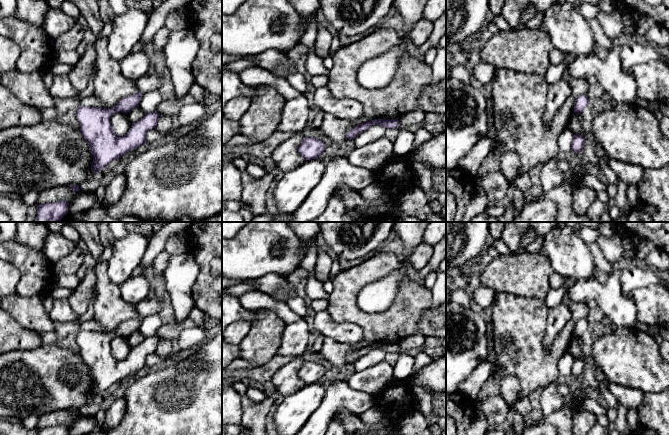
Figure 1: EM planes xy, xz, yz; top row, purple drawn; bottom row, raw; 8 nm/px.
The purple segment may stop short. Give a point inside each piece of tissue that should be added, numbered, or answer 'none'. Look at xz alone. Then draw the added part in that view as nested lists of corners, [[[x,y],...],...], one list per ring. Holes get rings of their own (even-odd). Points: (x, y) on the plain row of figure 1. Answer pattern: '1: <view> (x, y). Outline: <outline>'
none

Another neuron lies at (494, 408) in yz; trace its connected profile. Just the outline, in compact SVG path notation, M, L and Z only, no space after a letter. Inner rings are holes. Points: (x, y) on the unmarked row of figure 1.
M493 395L483 400L476 408L487 420L489 425L501 426L509 413L509 406L502 396Z

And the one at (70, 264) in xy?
M76 246L76 248L69 255L53 264L54 274L76 274L82 263L83 252Z

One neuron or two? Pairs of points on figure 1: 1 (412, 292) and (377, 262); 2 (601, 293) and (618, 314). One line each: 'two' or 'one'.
1: one
2: one

